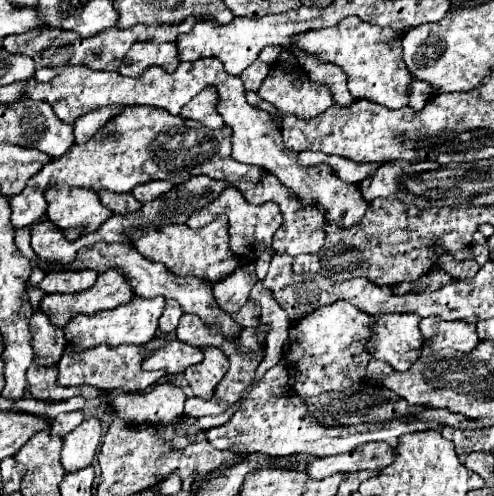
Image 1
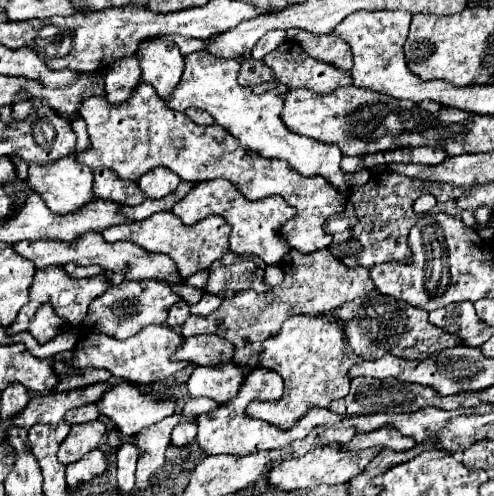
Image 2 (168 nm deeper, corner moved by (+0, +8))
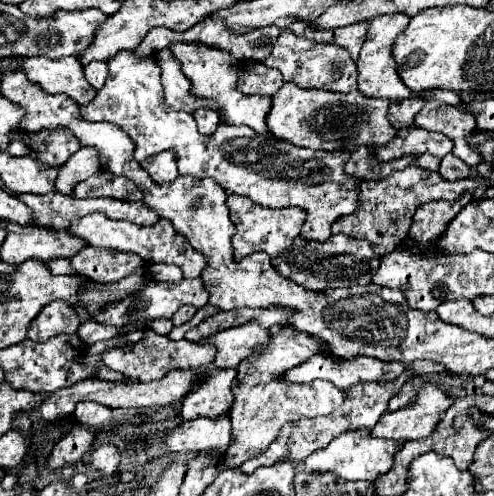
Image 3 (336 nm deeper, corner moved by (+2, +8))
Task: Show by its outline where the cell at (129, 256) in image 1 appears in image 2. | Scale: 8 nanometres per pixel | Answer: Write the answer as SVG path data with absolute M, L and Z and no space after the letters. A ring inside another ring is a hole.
M96 232L78 236L76 240L70 240L70 242L62 242L62 240L38 240L38 242L22 240L22 242L14 244L14 250L20 256L32 260L38 270L48 268L48 266L66 266L70 262L76 264L76 266L98 264L98 266L102 266L104 270L110 270L110 272L124 272L124 280L158 280L158 282L166 282L172 288L172 292L176 296L180 296L182 300L186 300L190 306L198 304L200 296L204 294L204 292L200 292L200 288L184 284L184 278L178 274L176 264L172 264L172 260L166 254L148 252L148 250L140 248L138 244L134 244L134 242L106 242Z

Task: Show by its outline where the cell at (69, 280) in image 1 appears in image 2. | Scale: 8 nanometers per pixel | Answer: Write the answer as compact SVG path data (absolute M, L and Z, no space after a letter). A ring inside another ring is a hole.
M68 264L64 270L66 270L68 276L72 276L72 278L90 278L90 276L94 276L94 274L108 274L108 276L112 276L110 272L106 272L106 270L102 270L102 268L96 268L96 266L76 266L76 264Z

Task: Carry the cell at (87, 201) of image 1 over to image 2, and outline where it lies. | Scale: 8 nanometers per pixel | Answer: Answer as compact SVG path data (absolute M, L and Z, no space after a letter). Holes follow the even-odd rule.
M68 154L46 166L30 166L30 172L28 172L28 186L44 198L46 206L54 214L74 212L74 210L82 208L84 204L96 200L96 196L92 192L92 170L84 168L84 164L76 164L72 160L72 156L74 154Z

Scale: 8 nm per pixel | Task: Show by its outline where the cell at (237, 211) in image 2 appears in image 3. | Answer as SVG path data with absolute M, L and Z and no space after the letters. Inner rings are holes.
M236 194L228 196L228 208L230 208L230 220L236 226L236 236L232 238L234 244L234 256L236 260L242 260L244 256L252 252L266 252L268 256L276 256L278 252L284 252L290 248L290 240L300 234L302 224L306 220L306 210L302 208L264 208L260 204L250 204L248 198L238 198Z

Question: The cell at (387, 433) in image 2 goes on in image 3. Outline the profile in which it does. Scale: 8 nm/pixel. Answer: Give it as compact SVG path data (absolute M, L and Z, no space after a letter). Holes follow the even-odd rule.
M424 384L418 390L416 400L398 408L396 412L386 412L372 432L374 436L392 440L428 438L452 402L454 398L442 392L436 384Z

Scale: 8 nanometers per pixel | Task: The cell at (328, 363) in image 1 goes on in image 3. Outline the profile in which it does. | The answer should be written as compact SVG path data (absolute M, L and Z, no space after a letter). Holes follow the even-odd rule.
M280 328L276 336L272 336L272 344L266 348L258 348L254 356L248 356L238 366L238 374L232 382L234 404L230 408L230 422L232 422L232 442L224 454L224 466L234 470L242 466L246 460L260 456L272 440L276 440L278 430L286 422L326 416L334 408L342 406L344 392L334 388L328 382L310 382L310 384L292 384L280 380L284 372L294 368L296 364L308 360L314 354L328 354L318 352L318 340L314 336L306 336L306 332L294 332L292 328Z

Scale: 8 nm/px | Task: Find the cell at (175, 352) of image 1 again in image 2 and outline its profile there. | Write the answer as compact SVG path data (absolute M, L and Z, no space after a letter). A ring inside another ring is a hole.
M202 334L184 338L182 346L174 354L174 360L186 360L196 366L212 366L220 362L220 356L228 356L232 360L232 346L220 336Z

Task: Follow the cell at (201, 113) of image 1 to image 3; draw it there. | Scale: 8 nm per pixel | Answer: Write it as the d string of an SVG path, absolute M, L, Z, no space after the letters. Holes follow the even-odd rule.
M200 108L200 112L194 112L194 118L198 122L198 132L204 136L210 136L218 126L218 114L216 112Z

